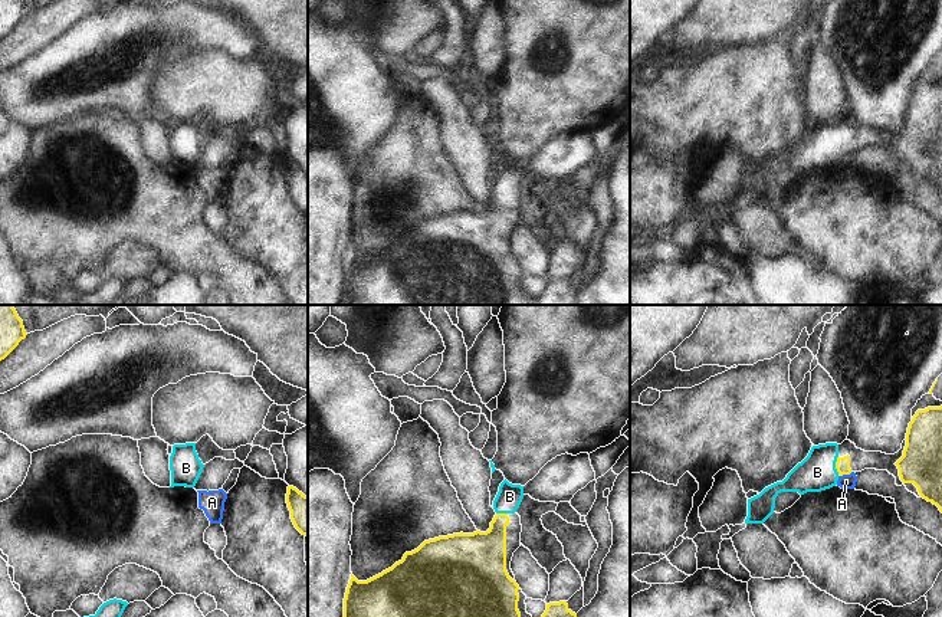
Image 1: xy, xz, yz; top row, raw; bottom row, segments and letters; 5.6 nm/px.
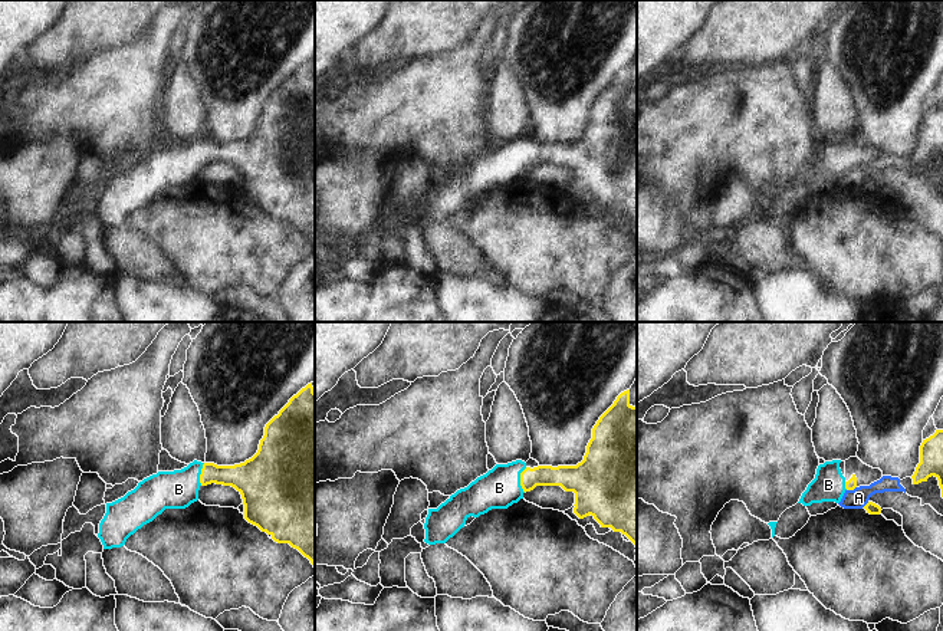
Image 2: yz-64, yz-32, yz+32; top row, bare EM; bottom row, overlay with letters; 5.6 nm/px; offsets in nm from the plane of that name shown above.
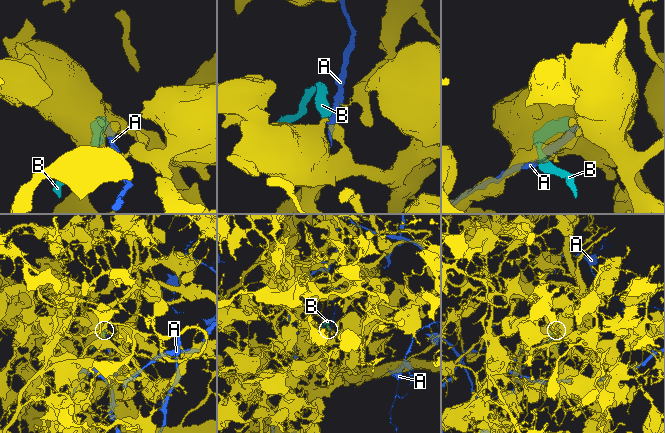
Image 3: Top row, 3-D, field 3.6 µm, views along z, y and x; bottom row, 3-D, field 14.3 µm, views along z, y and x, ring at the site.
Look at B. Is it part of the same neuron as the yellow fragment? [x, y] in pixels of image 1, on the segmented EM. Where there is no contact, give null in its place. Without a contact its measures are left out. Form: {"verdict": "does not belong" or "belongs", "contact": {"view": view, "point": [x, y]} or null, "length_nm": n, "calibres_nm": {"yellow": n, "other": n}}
{"verdict": "belongs", "contact": {"view": "yz", "point": [836, 466]}, "length_nm": 110, "calibres_nm": {"yellow": 80, "other": 220}}

